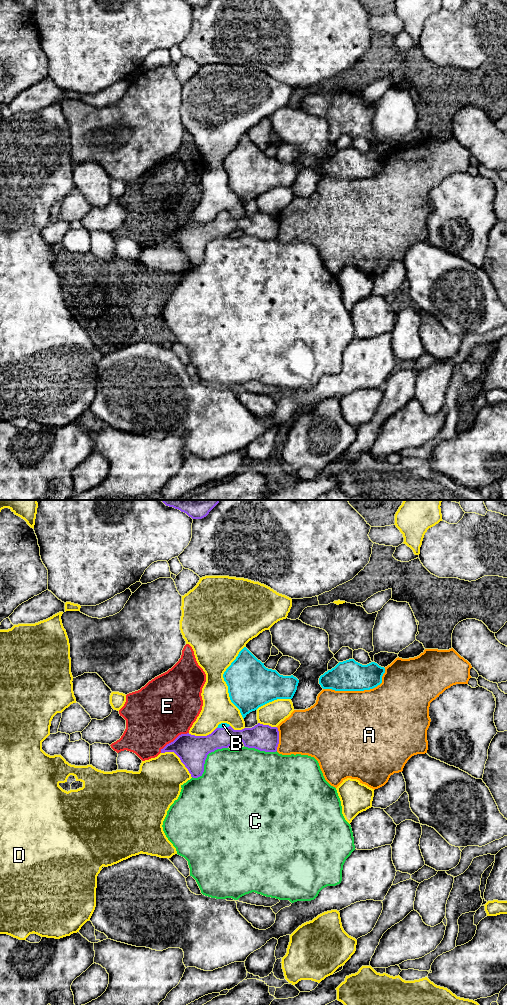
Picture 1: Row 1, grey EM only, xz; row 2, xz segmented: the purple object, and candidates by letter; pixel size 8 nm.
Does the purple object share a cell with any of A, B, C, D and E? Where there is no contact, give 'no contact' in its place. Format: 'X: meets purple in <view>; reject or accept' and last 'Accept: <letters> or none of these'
A: meets purple in xz; reject
B: meets purple in xz; accept
C: meets purple in xz; reject
D: meets purple in xz; reject
E: meets purple in xz; reject
Accept: B

